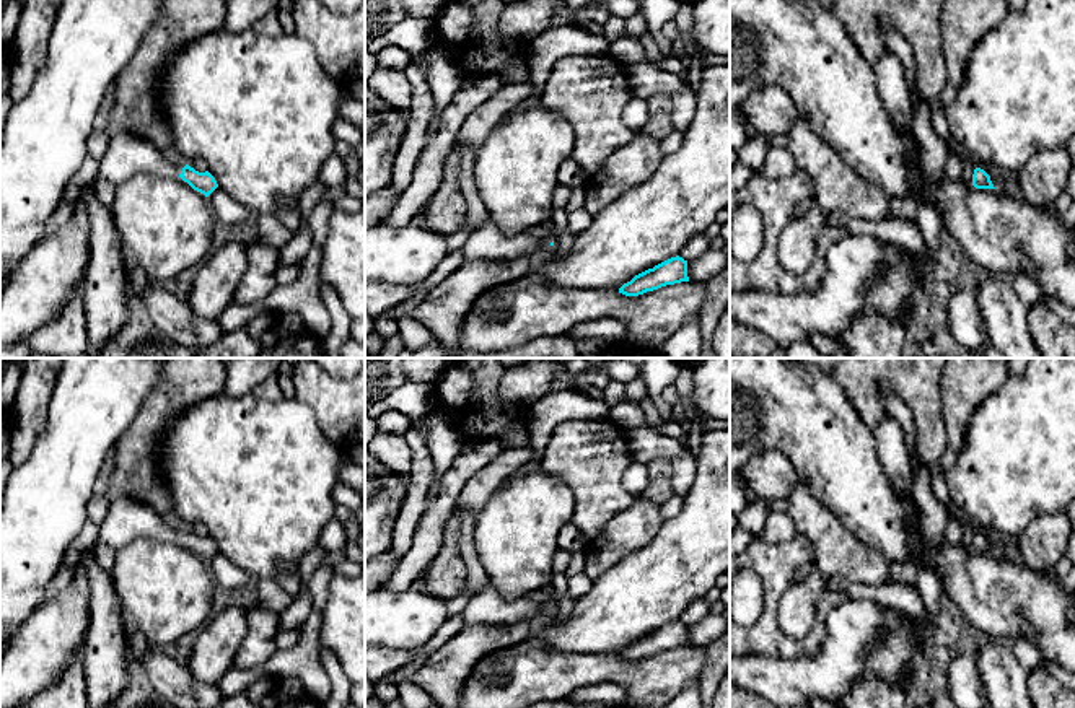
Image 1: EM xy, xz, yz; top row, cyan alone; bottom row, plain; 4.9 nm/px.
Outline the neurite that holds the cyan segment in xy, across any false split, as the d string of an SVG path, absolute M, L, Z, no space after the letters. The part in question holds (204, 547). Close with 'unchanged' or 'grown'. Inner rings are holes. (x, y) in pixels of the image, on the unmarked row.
M119 495L109 503L109 511L99 524L98 539L88 553L94 557L94 548L98 545L119 550L137 539L151 539L156 542L179 540L205 562L218 552L215 542L208 535L199 537L189 529L184 532L174 529L145 501L138 501L132 495Z; grown

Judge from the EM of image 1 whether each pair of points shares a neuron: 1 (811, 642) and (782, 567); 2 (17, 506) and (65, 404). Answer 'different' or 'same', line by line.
1: same
2: same

